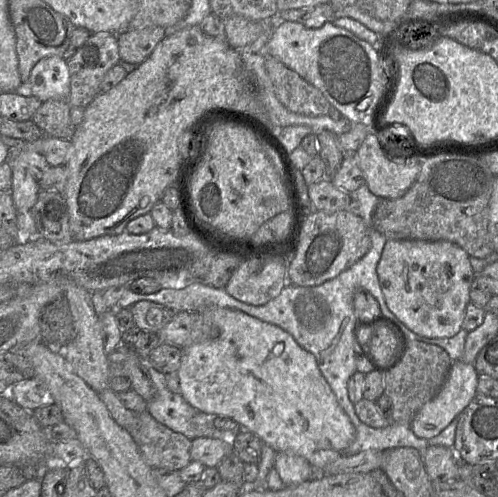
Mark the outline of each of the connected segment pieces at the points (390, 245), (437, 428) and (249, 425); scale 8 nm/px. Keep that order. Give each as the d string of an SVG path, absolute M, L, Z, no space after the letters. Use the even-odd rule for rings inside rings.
M387 240L377 265L377 275L389 310L414 333L427 338L449 338L462 328L475 274L469 254L459 245L444 241Z
M455 360L452 363L448 377L440 392L427 402L413 418L410 429L420 438L430 440L444 430L454 418L468 406L477 394L477 383L479 374L473 364Z
M211 307L201 313L206 324L218 329L218 337L183 348L183 355L177 375L180 382L180 394L189 405L206 414L233 419L240 425L241 429L245 429L258 436L263 443L269 445L276 452L289 452L304 457L316 471L323 470L329 463L342 455L346 455L347 448L356 437L356 429L349 416L338 403L335 394L322 375L317 365L317 360L312 353L302 348L291 334L279 326L264 322L244 312L229 308Z

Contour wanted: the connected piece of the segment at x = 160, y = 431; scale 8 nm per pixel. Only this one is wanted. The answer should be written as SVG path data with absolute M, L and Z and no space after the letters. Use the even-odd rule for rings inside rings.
M148 410L138 414L138 423L130 435L153 469L180 471L192 461L192 440L157 422Z

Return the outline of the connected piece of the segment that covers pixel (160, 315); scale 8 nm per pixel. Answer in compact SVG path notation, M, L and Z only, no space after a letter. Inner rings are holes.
M138 301L130 307L136 326L146 332L159 333L176 314L166 306L152 301Z

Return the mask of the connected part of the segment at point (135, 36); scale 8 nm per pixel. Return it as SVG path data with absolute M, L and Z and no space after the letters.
M159 26L124 31L117 34L120 60L139 65L153 52L156 45L166 37Z

